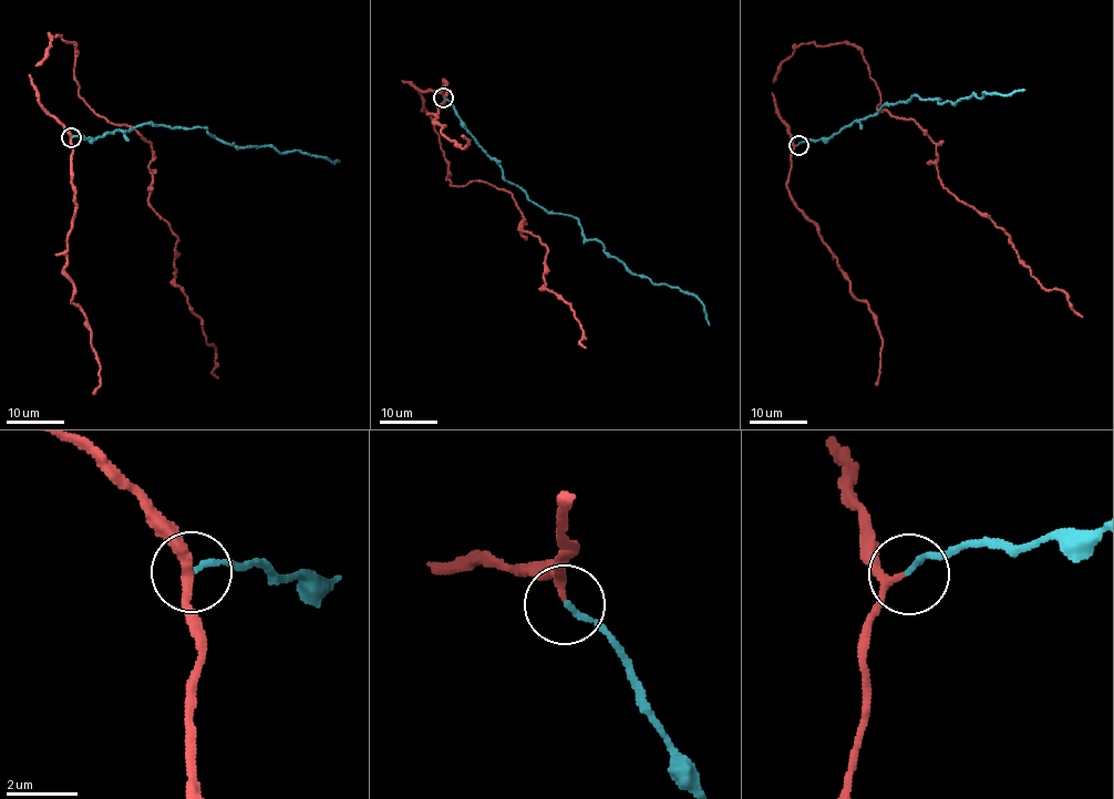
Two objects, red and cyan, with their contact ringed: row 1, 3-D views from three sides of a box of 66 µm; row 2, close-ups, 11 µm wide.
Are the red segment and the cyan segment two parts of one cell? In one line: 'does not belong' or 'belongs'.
belongs

